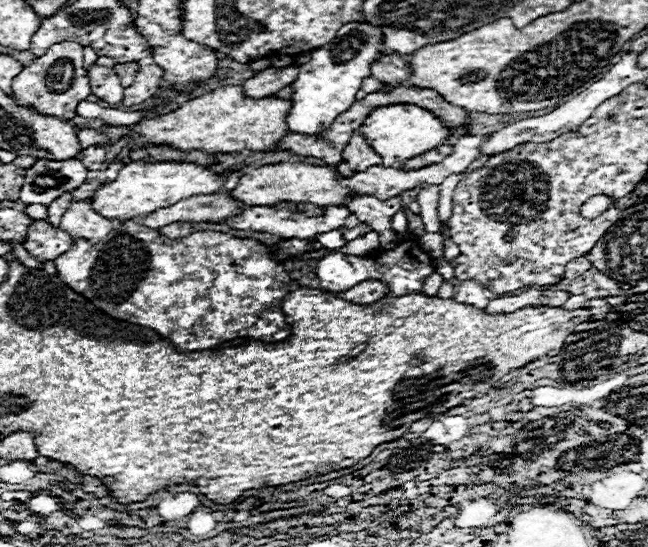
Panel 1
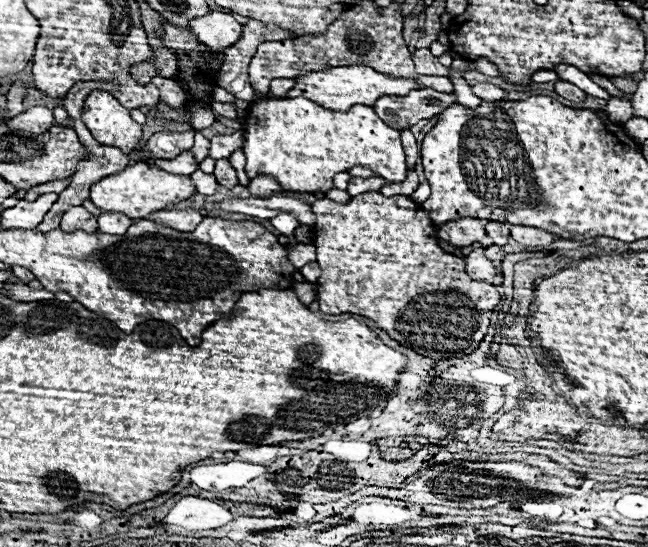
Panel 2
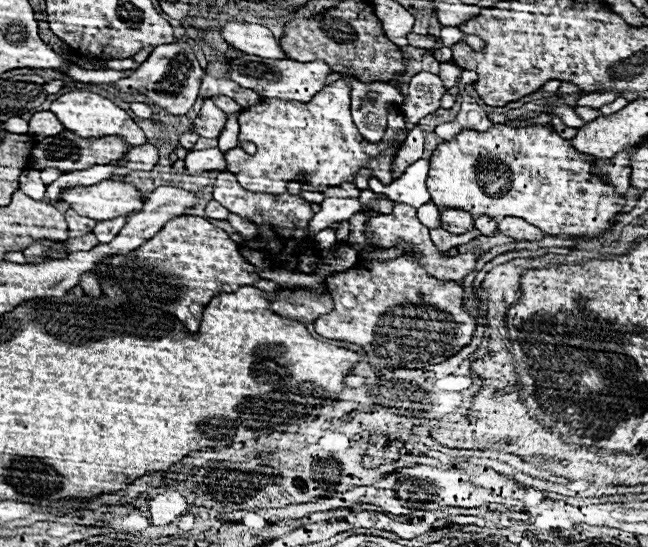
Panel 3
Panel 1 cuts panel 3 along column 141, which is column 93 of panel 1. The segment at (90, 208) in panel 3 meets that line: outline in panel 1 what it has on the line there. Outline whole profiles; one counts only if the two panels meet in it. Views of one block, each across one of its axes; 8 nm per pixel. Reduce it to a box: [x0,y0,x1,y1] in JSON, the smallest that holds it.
[90,162,226,220]

